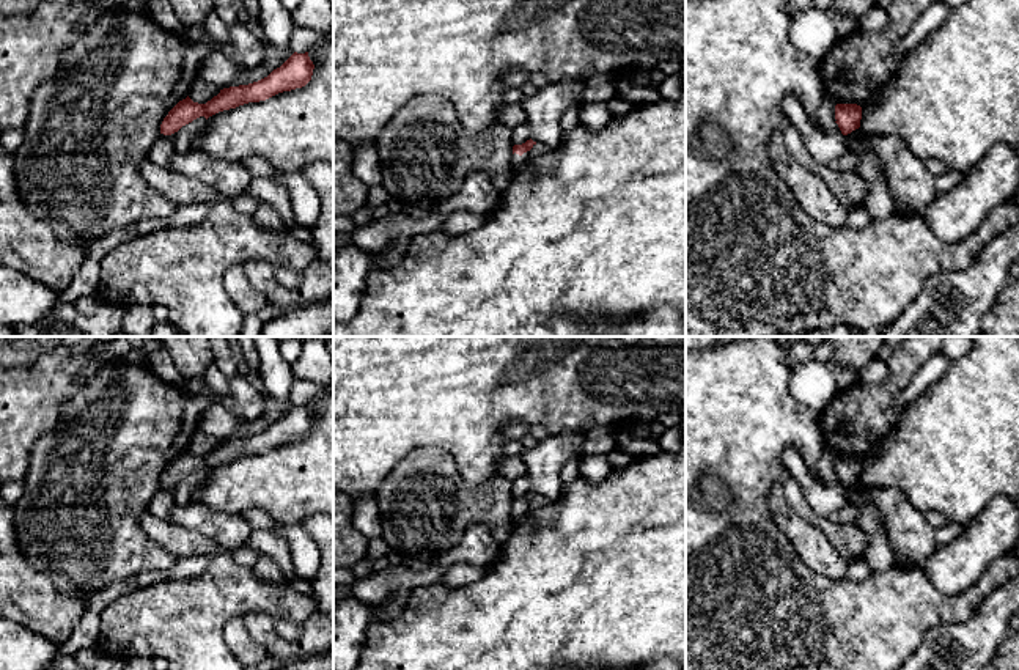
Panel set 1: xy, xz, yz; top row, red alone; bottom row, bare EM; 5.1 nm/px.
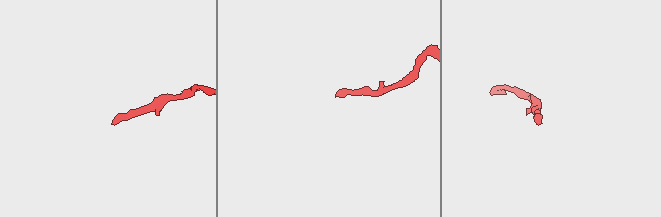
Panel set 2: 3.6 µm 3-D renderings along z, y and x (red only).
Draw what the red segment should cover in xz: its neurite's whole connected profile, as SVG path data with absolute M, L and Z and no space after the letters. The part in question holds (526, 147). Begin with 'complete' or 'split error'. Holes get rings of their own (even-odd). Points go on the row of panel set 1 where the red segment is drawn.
split error; M532 138L527 140L522 145L514 145L513 146L513 159L511 159L511 167L513 167L513 176L521 171L521 168L532 159L530 149L536 145Z

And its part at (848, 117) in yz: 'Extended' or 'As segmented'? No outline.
Extended

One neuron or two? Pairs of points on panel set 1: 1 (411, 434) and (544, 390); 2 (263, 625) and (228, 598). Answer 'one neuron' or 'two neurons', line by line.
1: one neuron
2: two neurons

